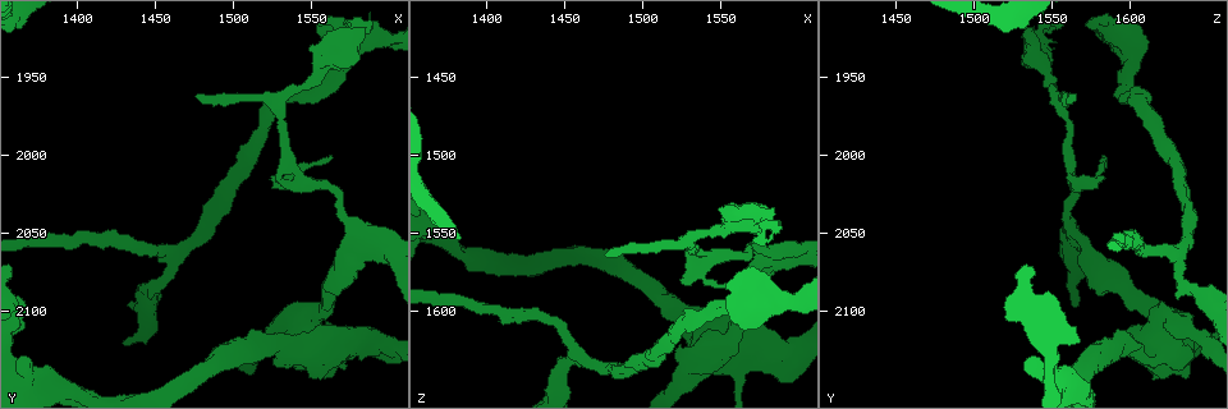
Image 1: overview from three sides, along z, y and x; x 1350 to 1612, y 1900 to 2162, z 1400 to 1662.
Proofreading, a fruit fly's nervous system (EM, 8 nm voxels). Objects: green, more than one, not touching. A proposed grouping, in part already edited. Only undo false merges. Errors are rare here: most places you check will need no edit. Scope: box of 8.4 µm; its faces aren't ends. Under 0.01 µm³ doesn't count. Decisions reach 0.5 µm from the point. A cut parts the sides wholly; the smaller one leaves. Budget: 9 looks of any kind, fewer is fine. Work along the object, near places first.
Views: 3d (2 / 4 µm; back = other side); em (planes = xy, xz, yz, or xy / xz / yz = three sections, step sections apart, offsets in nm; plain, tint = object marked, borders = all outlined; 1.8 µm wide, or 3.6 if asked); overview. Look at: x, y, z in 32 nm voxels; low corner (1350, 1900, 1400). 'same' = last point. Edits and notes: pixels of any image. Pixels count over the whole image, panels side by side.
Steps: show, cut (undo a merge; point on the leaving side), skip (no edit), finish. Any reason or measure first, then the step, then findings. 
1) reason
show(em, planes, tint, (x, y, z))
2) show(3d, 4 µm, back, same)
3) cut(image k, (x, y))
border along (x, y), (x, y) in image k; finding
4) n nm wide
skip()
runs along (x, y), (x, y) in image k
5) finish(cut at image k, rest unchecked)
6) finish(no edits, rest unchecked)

two arms in line, one across
show(em, planes, plain, (1572, 2064, 1572))

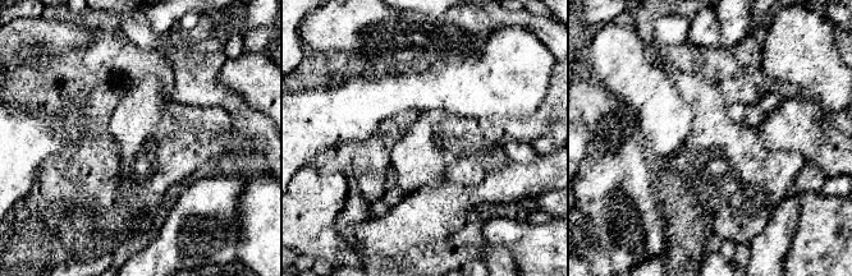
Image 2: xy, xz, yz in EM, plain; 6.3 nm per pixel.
with the object marked
show(em, planes, tint, same)

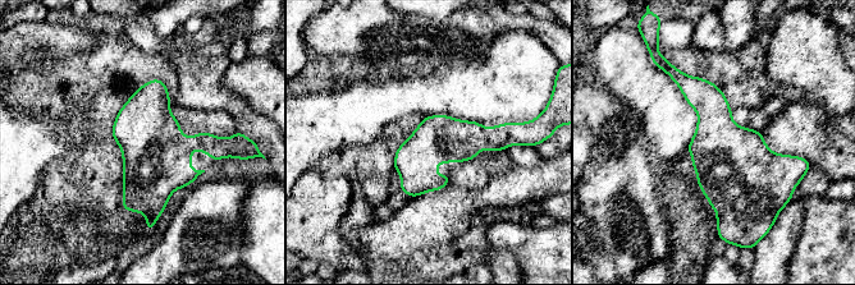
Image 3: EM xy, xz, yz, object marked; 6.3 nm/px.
skip()
all the same cell

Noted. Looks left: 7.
sharp bend
show(3d, 4 µm, (1548, 2104, 1622))

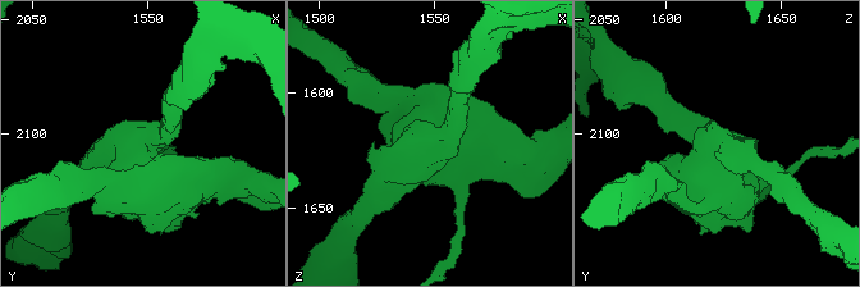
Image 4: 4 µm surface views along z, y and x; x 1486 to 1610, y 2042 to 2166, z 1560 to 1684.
need the tissue
show(em, 3.6 µm, yz, step 8, tint, (1548, 2106, 1622))

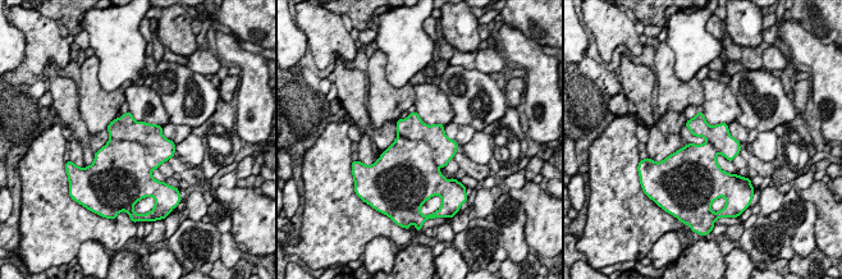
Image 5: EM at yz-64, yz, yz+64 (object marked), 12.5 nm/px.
cut(image 5, (413, 128))
a second cell is stuck on

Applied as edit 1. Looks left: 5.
finish(cut at image 5, rest unchecked)

